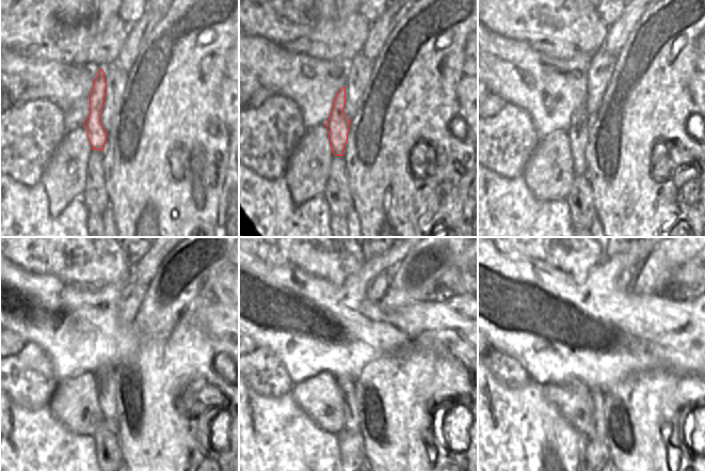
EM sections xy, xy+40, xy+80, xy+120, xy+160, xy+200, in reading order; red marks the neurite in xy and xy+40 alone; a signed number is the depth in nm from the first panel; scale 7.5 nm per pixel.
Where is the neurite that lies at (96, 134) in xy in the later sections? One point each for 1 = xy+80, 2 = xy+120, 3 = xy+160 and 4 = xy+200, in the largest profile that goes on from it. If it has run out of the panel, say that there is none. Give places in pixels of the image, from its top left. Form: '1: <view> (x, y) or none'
1: xy+80 (578, 131)
2: xy+120 (105, 383)
3: xy+160 (347, 385)
4: xy+200 (597, 434)

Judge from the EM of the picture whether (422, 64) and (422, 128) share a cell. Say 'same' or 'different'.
same

